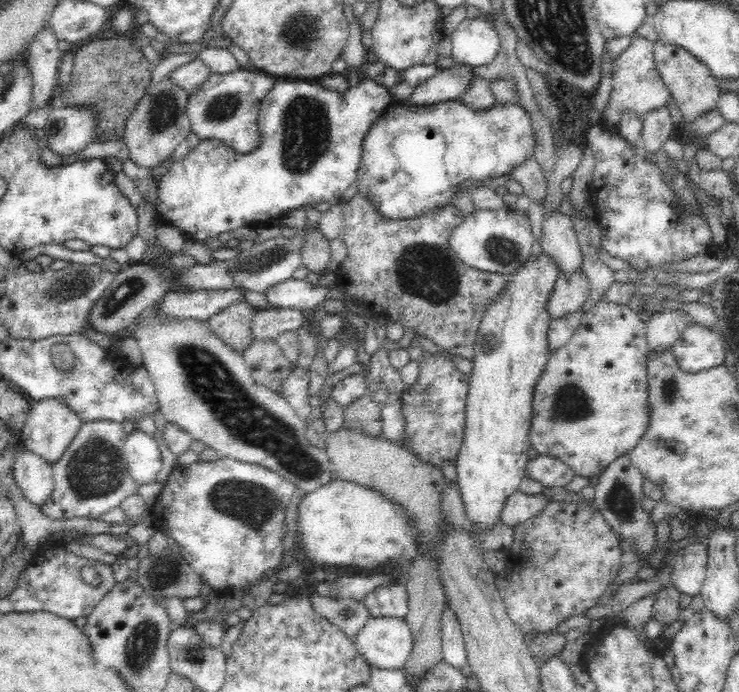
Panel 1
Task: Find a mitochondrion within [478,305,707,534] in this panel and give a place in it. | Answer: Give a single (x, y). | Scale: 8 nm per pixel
(570, 403)

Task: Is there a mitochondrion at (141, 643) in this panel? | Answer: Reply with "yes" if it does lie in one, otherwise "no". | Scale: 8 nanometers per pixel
yes

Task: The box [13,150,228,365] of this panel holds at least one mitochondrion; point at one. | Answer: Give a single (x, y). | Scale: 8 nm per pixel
(55, 290)

